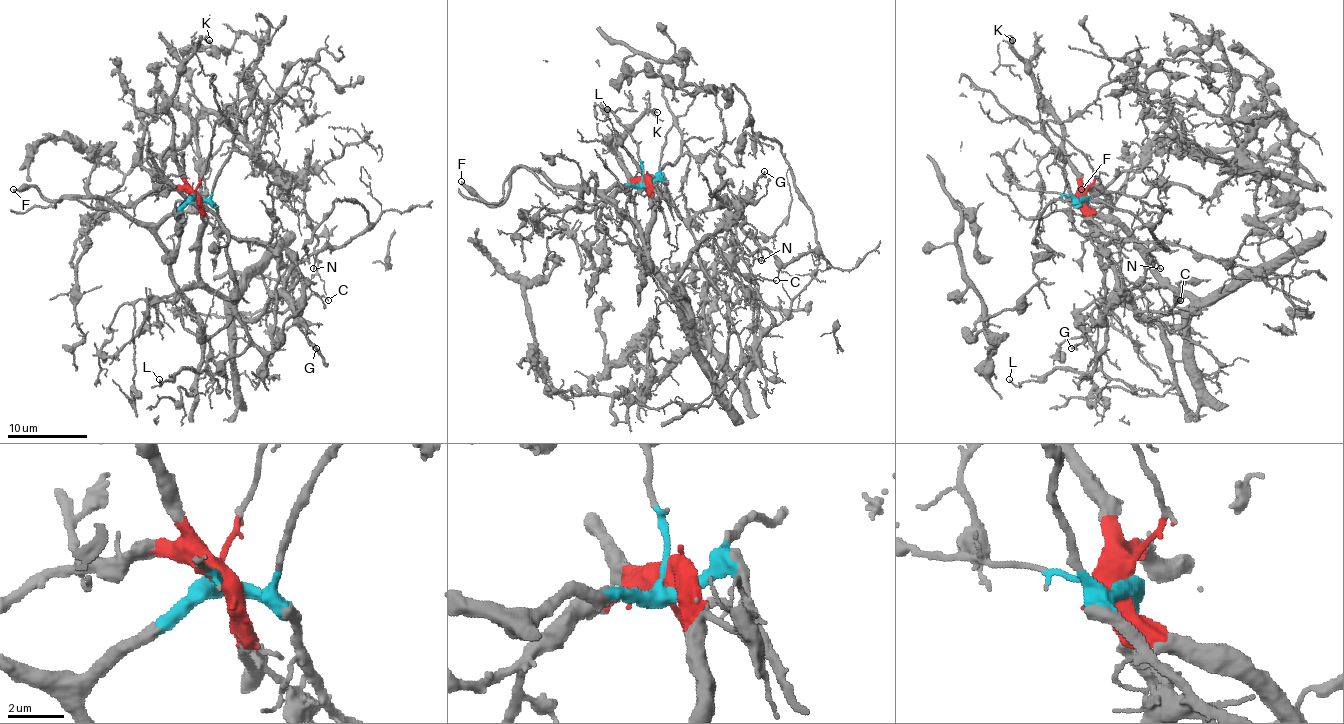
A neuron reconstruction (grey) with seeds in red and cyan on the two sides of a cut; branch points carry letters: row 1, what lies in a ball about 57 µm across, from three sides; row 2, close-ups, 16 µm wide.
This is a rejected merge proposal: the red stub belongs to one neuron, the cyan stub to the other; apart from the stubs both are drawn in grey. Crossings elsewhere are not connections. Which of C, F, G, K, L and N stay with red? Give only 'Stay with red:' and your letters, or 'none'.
Stay with red: C, G, K, N

